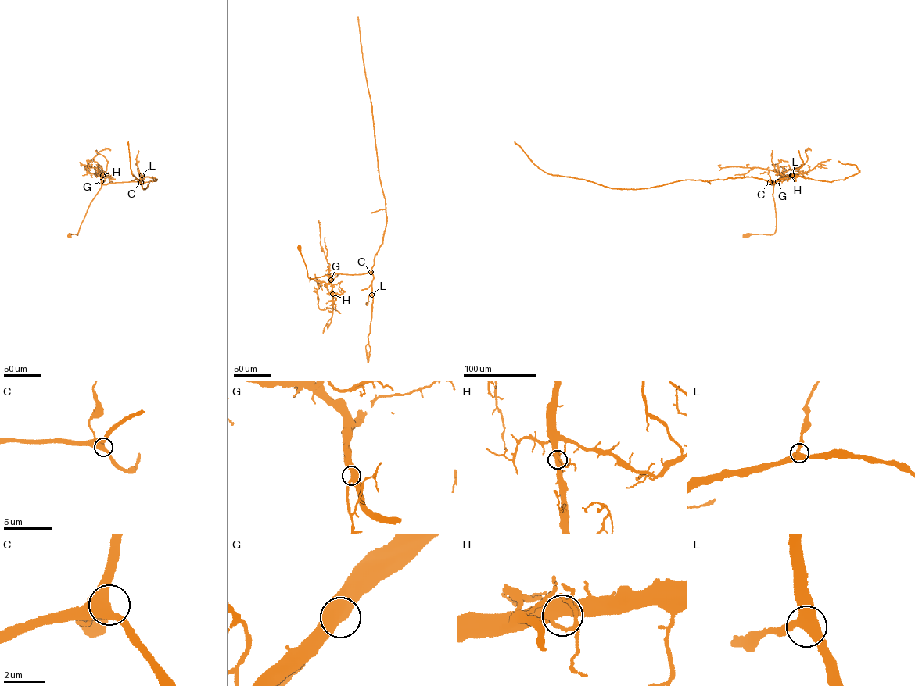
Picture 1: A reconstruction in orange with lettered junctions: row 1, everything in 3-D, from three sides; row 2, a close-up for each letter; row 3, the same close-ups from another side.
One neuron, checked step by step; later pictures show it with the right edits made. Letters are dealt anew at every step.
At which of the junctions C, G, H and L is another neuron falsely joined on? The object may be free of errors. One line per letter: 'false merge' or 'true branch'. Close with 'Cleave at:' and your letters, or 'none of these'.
C: true branch
G: true branch
H: true branch
L: true branch
Cleave at: none of these

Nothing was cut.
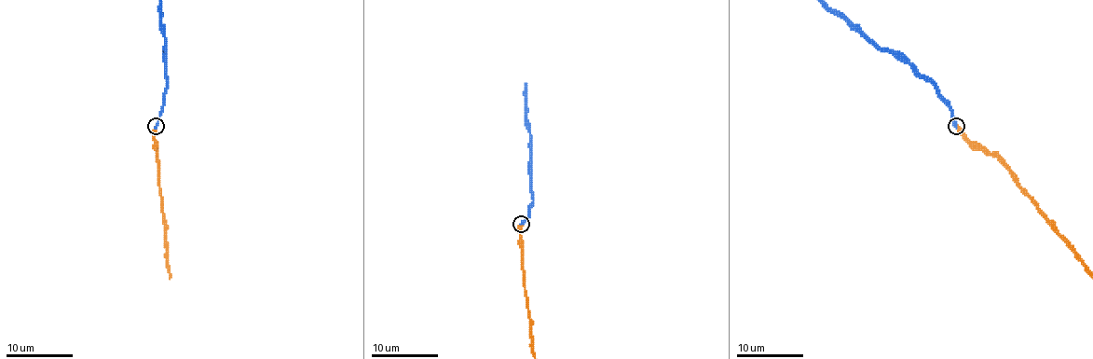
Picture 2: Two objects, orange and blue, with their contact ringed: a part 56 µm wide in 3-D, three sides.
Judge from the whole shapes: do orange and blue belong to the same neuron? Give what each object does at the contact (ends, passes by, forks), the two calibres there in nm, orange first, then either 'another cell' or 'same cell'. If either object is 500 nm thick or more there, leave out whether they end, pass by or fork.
orange ends | blue ends | 440/320 nm | same cell

